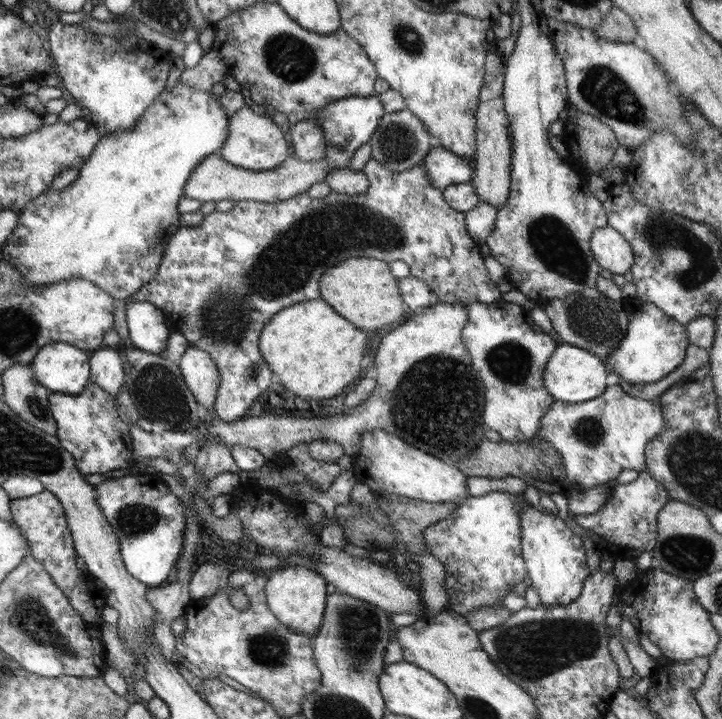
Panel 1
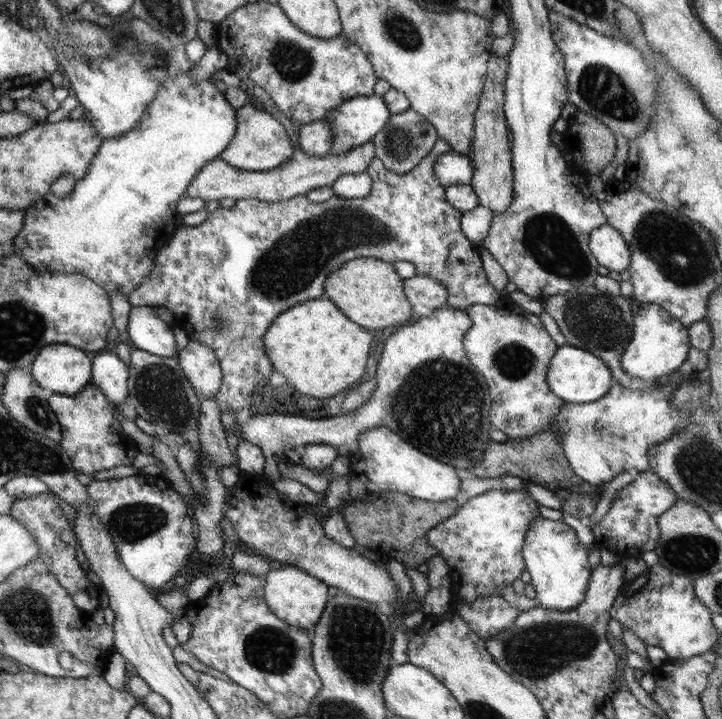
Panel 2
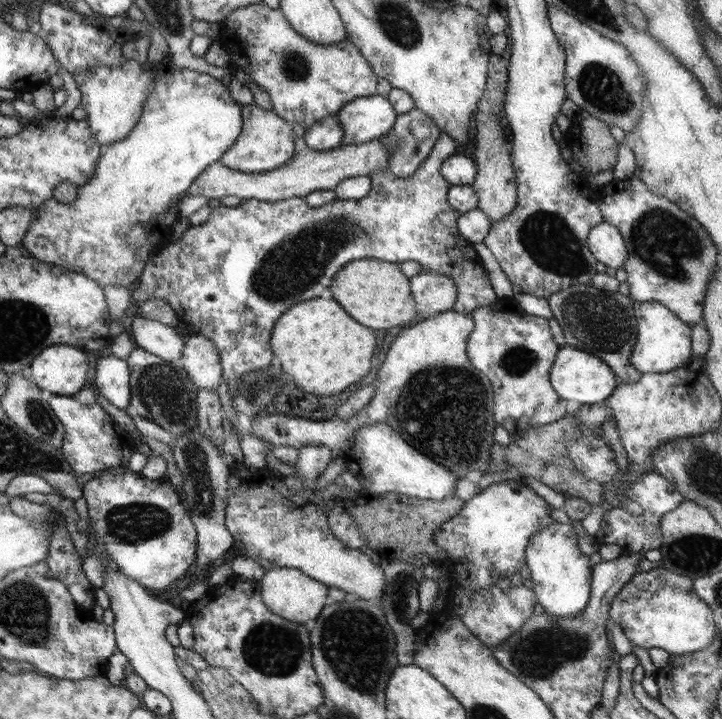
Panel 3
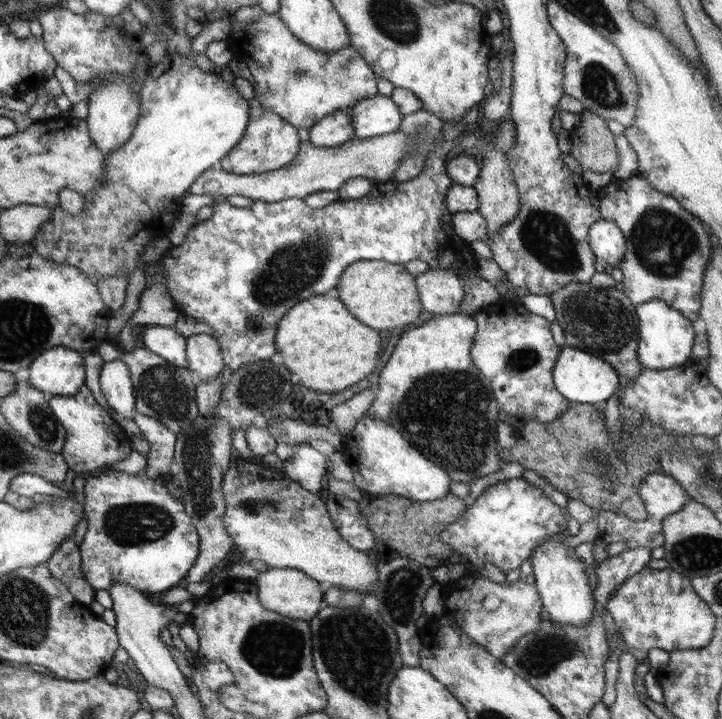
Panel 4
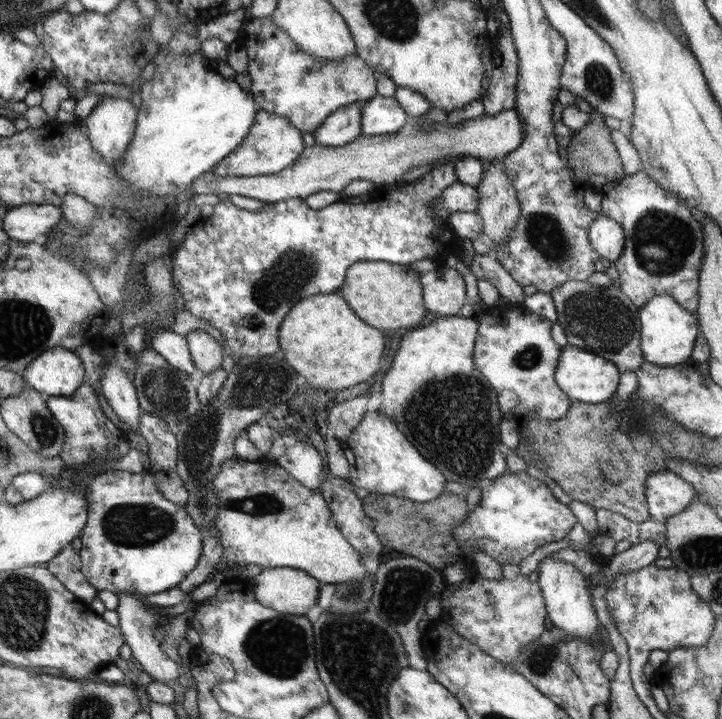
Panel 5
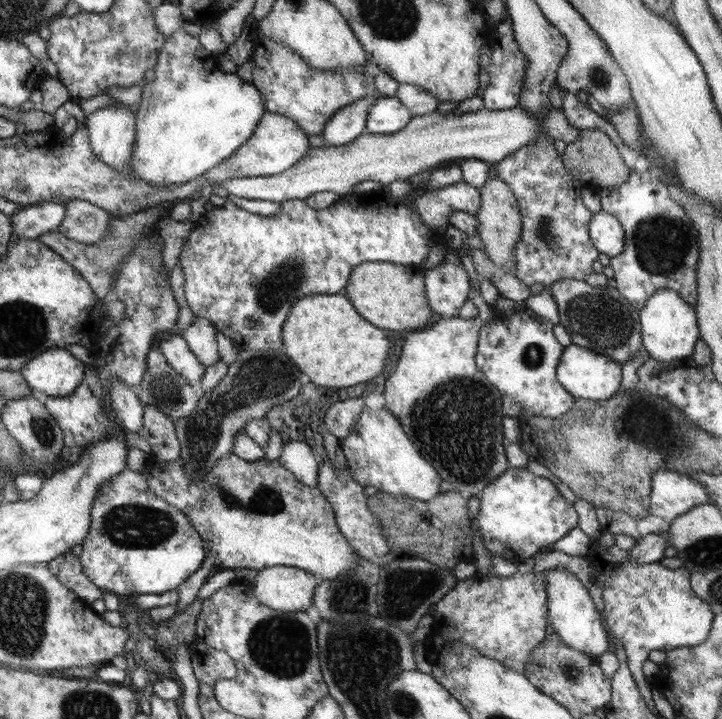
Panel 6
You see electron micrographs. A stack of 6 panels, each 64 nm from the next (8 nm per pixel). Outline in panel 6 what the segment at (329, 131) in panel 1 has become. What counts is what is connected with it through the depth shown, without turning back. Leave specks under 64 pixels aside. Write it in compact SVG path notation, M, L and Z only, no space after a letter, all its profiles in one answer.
M381 96L370 110L365 134L390 135L402 131L413 119L413 114L395 97Z

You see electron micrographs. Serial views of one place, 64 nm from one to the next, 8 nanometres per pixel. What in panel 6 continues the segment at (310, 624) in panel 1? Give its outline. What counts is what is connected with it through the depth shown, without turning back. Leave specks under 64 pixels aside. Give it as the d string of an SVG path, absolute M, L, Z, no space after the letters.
M273 566L258 571L249 583L262 605L284 613L304 612L313 604L316 580L300 568Z

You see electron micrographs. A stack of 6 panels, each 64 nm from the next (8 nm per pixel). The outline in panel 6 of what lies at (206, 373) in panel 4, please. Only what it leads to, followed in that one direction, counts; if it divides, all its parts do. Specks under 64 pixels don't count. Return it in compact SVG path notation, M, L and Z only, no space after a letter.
M195 316L192 325L186 328L182 335L189 343L194 355L202 361L202 365L207 368L220 359L218 352L219 344L216 342L216 328L206 319L206 317Z

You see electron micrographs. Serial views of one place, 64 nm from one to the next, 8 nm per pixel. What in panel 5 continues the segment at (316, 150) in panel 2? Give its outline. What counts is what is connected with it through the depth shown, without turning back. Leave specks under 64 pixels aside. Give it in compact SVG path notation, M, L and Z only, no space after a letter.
M360 102L342 107L334 112L315 131L315 142L327 147L341 147L352 143L362 135L362 110Z

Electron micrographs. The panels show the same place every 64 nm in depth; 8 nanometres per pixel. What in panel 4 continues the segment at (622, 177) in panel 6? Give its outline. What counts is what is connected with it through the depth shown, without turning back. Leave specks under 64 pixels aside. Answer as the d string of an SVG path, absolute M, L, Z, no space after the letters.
M584 111L577 128L569 132L572 148L569 155L578 161L582 171L607 173L618 169L618 150L607 121L597 113Z

